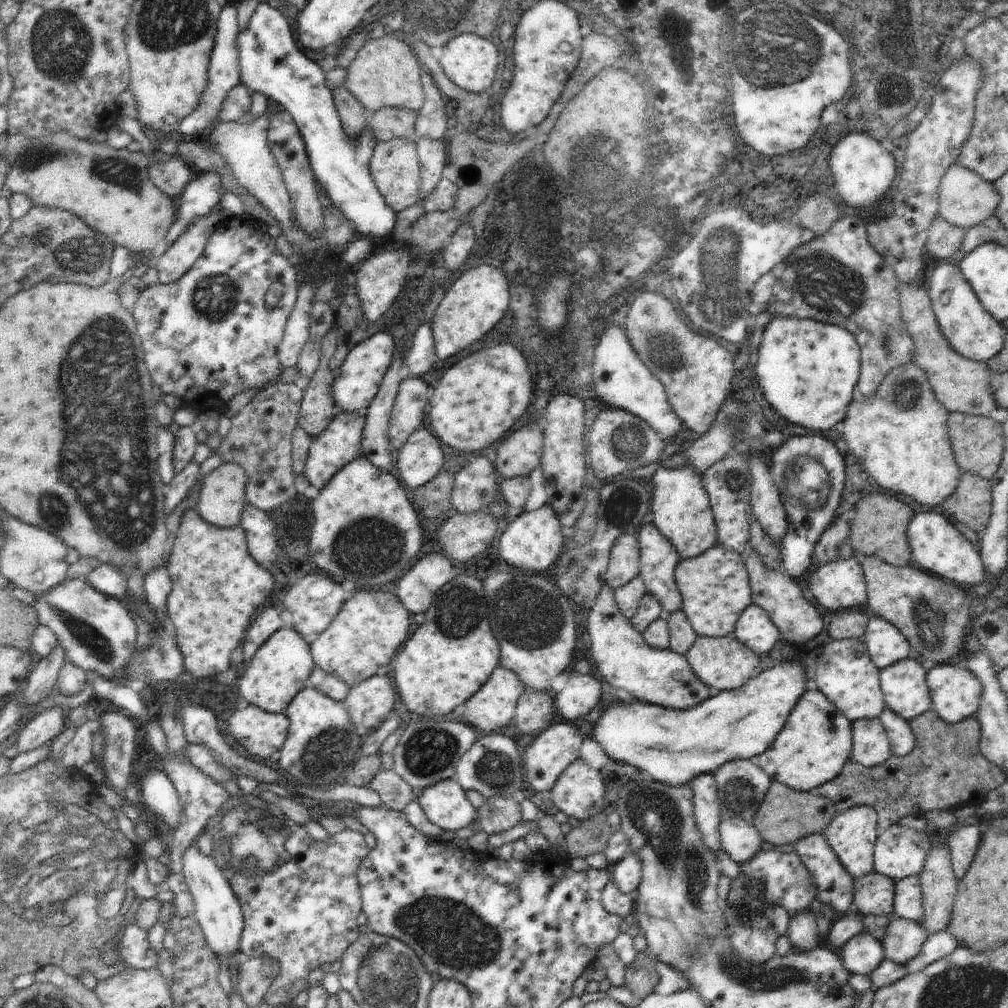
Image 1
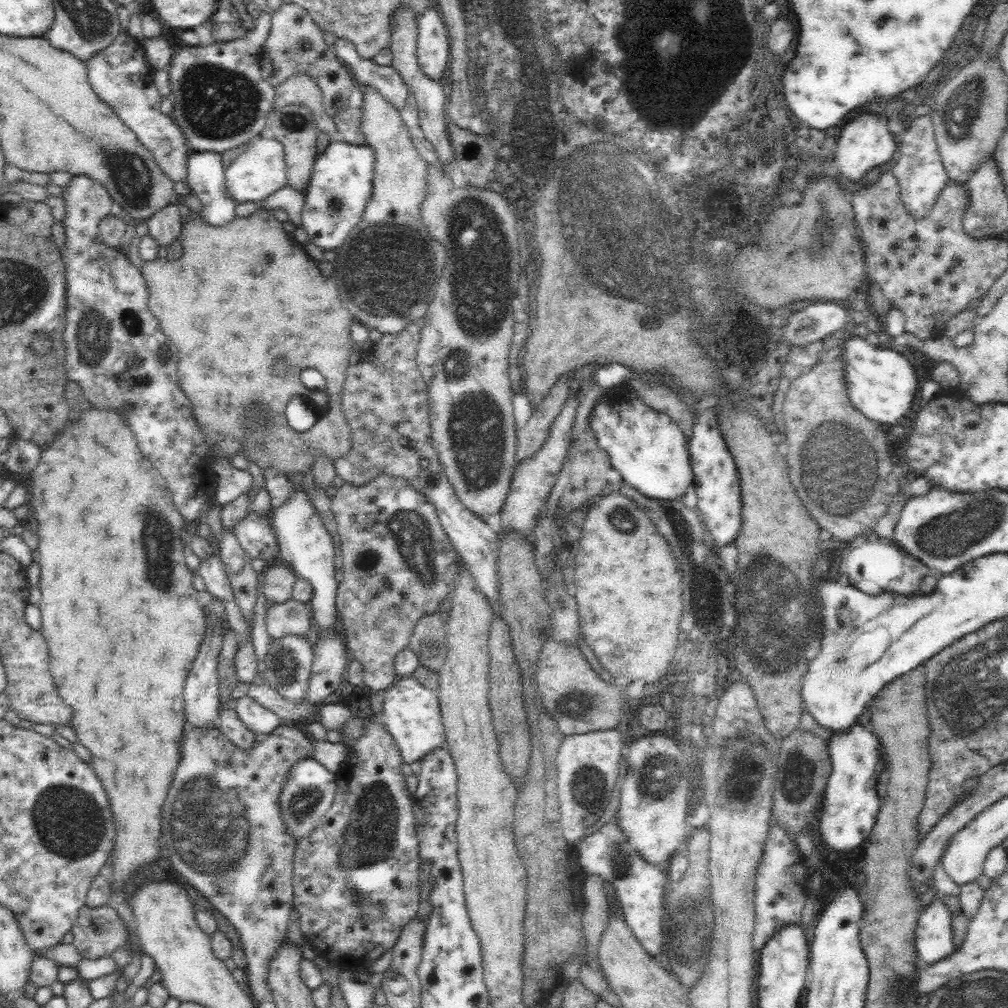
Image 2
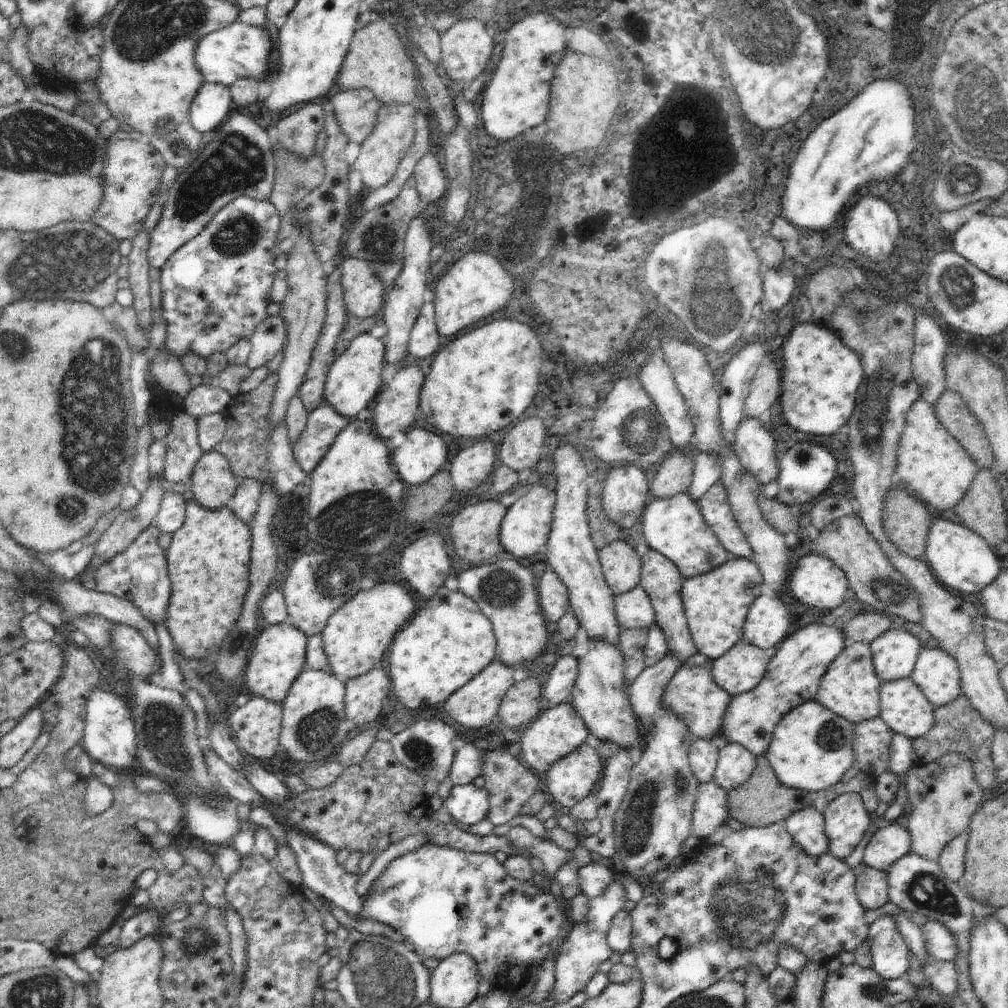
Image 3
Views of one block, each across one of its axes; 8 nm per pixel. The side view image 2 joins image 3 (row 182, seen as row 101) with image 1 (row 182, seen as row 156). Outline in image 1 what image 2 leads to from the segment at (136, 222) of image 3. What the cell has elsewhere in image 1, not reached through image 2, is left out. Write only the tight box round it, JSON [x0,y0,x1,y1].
[148,155,193,198]

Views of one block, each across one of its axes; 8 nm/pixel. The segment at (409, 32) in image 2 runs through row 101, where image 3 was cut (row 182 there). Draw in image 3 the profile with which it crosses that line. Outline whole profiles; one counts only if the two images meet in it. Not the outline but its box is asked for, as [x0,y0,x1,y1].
[413,149,446,204]

